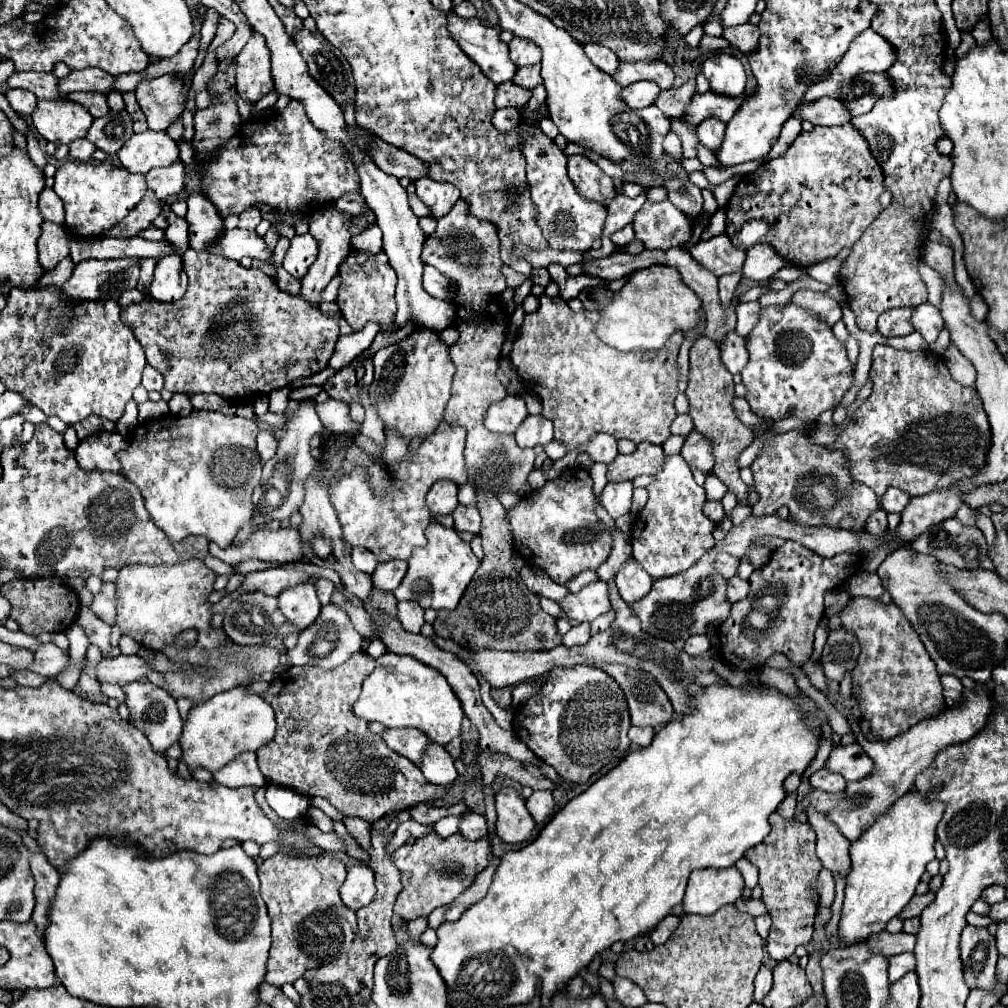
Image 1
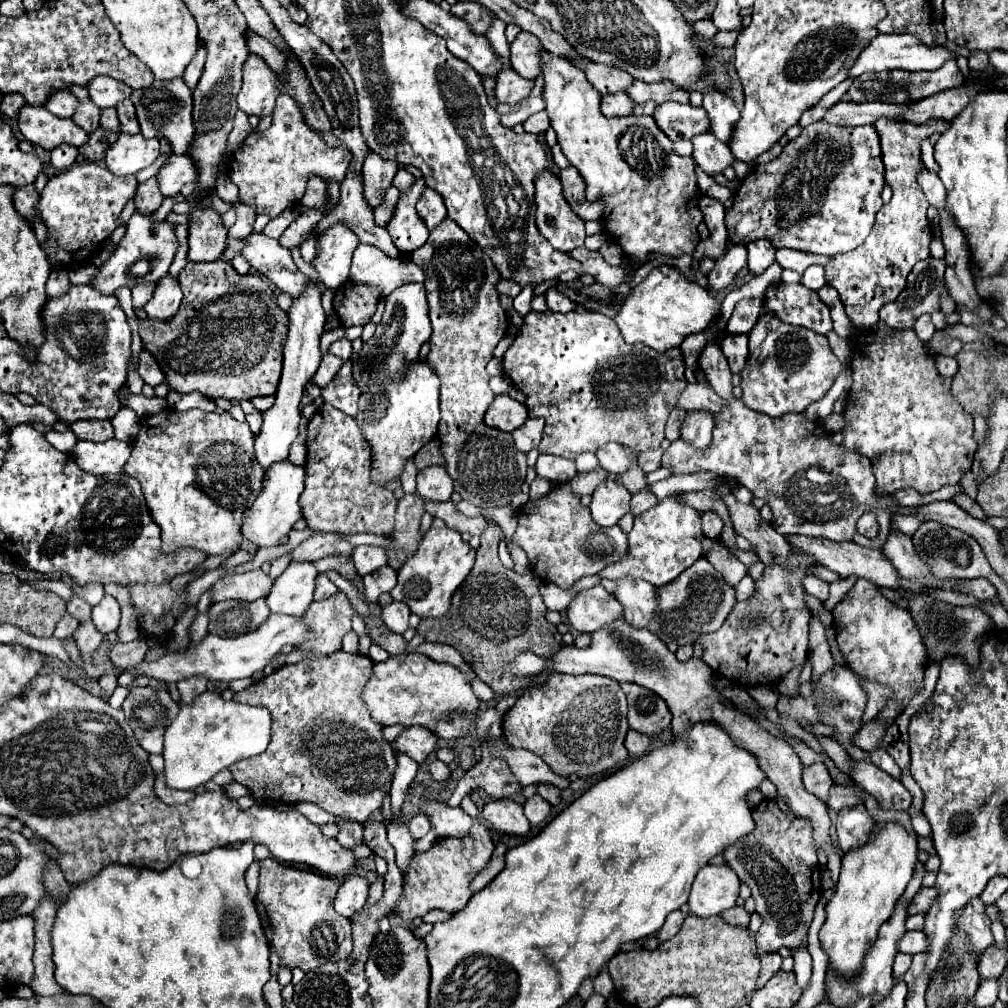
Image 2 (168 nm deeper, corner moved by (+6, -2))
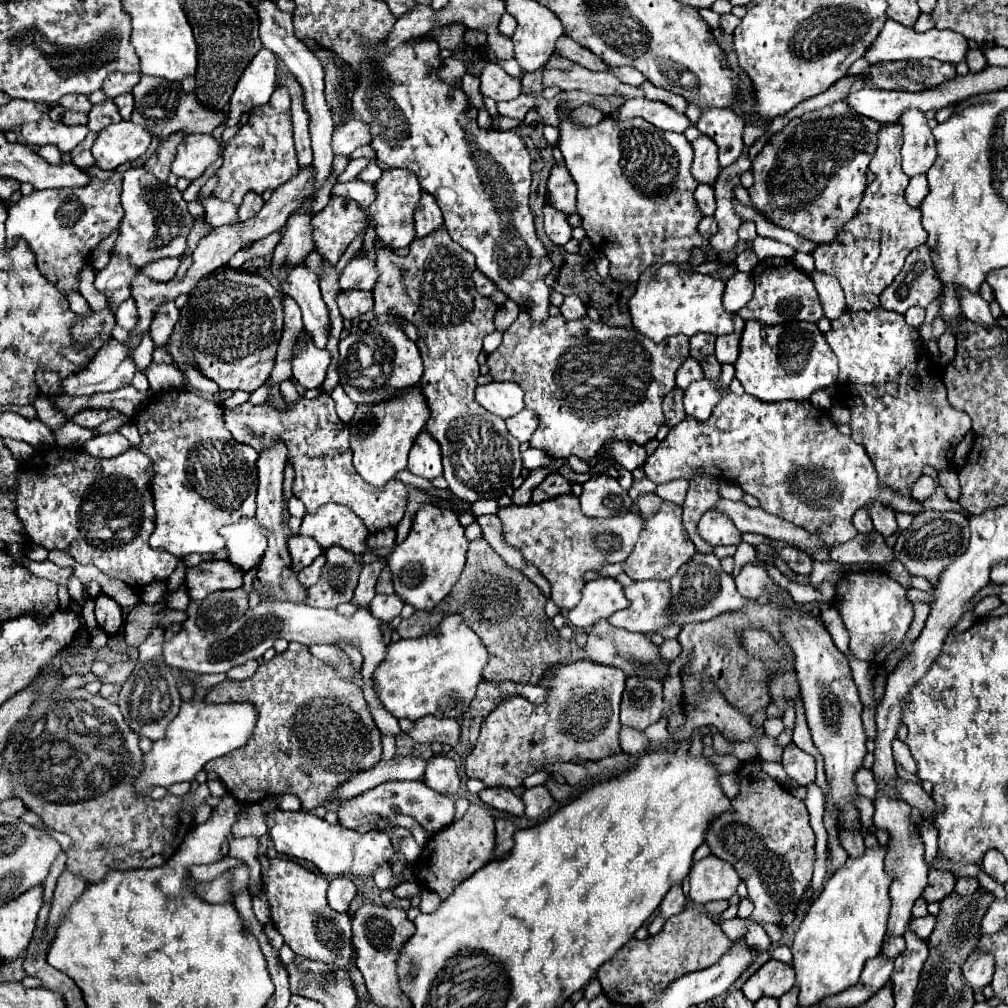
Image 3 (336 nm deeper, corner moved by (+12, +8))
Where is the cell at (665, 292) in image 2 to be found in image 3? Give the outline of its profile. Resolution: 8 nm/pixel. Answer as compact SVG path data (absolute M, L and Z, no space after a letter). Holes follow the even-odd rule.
M677 264L663 266L657 274L641 274L637 290L629 300L629 312L633 326L653 342L661 342L667 336L695 336L699 332L721 336L733 332L733 314L723 308L725 282L699 272L685 272Z

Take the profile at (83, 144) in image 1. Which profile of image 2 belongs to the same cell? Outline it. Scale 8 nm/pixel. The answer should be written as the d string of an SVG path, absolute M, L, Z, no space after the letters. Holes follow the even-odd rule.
M61 144L59 148L51 150L51 164L59 170L67 170L75 164L77 156L79 156L79 148L75 148L71 144Z

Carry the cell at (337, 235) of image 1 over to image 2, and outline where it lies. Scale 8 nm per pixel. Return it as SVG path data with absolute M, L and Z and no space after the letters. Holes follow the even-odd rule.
M307 280L305 290L293 300L293 306L289 308L289 334L285 342L285 360L283 360L283 374L279 380L279 388L275 394L275 404L263 412L263 426L255 440L255 454L259 464L267 470L275 460L285 460L289 456L289 446L297 438L297 428L301 422L299 402L303 398L305 384L315 374L315 370L321 364L321 352L319 352L319 340L325 326L325 310L321 308L321 288L315 280Z

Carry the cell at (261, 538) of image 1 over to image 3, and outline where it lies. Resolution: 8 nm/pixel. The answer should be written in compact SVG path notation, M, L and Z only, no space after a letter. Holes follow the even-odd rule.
M333 502L323 504L321 508L317 508L317 512L303 518L301 532L311 534L321 548L339 544L353 554L369 552L369 530L361 522L361 518L347 506L339 506Z

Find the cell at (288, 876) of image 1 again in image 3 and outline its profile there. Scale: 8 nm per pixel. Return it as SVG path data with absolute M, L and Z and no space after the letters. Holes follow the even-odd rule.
M273 858L269 868L263 872L263 886L271 904L273 924L285 938L285 944L303 958L335 964L349 972L349 962L353 956L351 918L329 908L325 898L327 884L329 882L323 876L283 858Z

